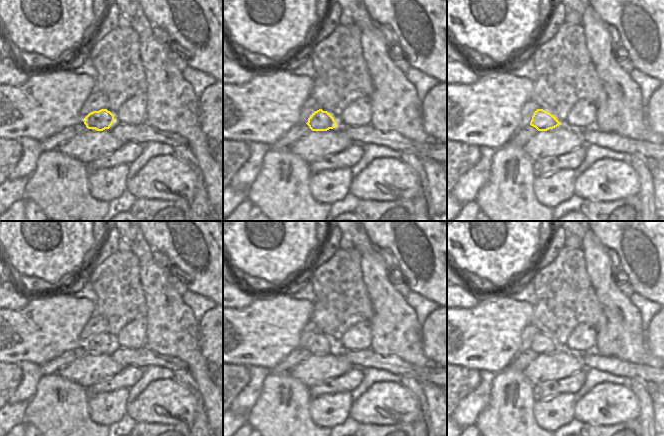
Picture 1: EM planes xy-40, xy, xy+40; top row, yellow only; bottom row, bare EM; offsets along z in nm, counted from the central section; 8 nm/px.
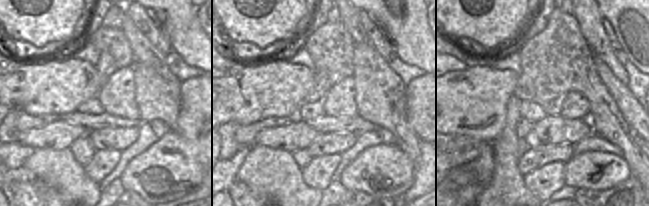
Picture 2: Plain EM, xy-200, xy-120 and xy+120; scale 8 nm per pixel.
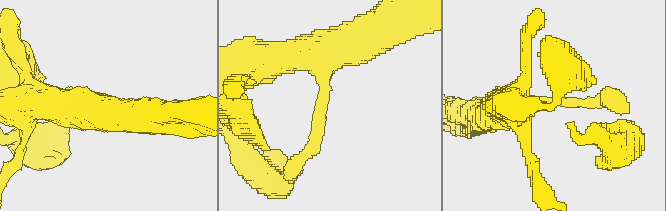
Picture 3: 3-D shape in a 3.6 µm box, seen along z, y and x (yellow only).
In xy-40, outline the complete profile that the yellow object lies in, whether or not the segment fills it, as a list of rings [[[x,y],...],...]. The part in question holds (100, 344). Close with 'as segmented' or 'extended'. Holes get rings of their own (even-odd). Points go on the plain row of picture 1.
[[[101,333],[89,337],[83,345],[88,353],[103,355],[110,352],[114,346],[114,339],[107,333]]]; as segmented

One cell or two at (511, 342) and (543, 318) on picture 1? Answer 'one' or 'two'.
two

